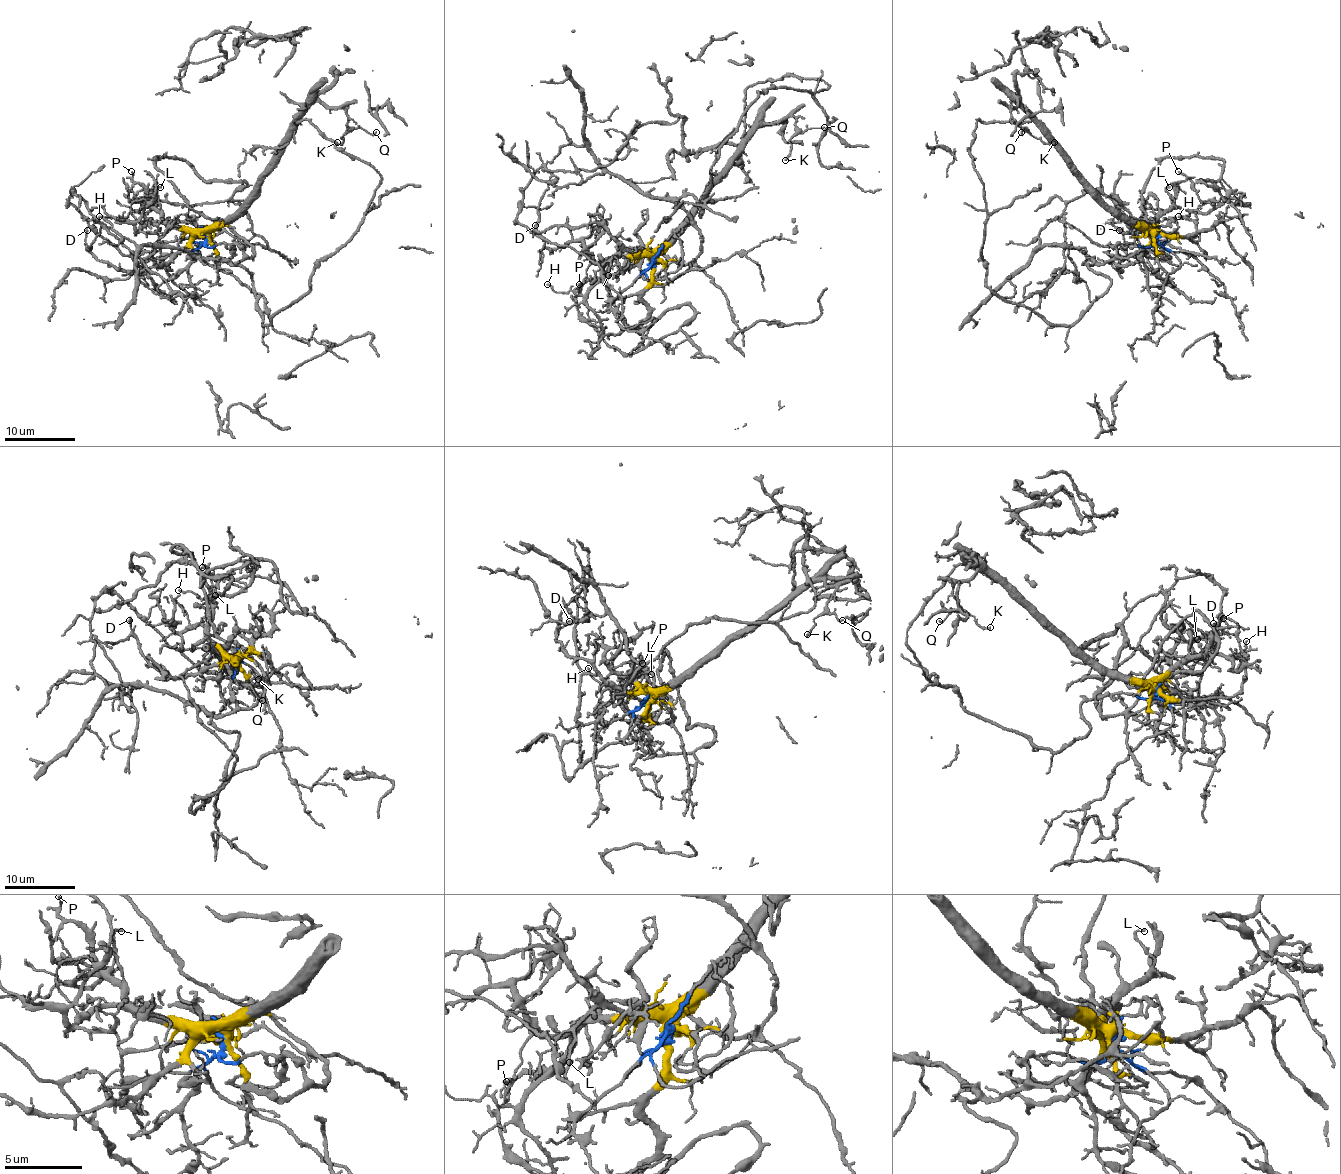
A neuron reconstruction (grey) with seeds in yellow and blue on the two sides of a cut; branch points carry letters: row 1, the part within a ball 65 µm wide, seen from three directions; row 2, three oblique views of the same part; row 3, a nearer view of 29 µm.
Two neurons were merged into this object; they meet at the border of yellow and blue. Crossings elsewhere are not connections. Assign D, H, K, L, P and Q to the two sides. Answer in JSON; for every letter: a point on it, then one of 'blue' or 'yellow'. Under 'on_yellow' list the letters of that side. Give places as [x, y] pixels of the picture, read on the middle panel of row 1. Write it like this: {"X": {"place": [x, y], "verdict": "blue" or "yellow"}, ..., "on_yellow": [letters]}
{"D": {"place": [535, 225], "verdict": "yellow"}, "H": {"place": [547, 284], "verdict": "yellow"}, "K": {"place": [785, 160], "verdict": "yellow"}, "L": {"place": [608, 275], "verdict": "yellow"}, "P": {"place": [579, 284], "verdict": "yellow"}, "Q": {"place": [824, 127], "verdict": "yellow"}, "on_yellow": ["D", "H", "K", "L", "P", "Q"]}

